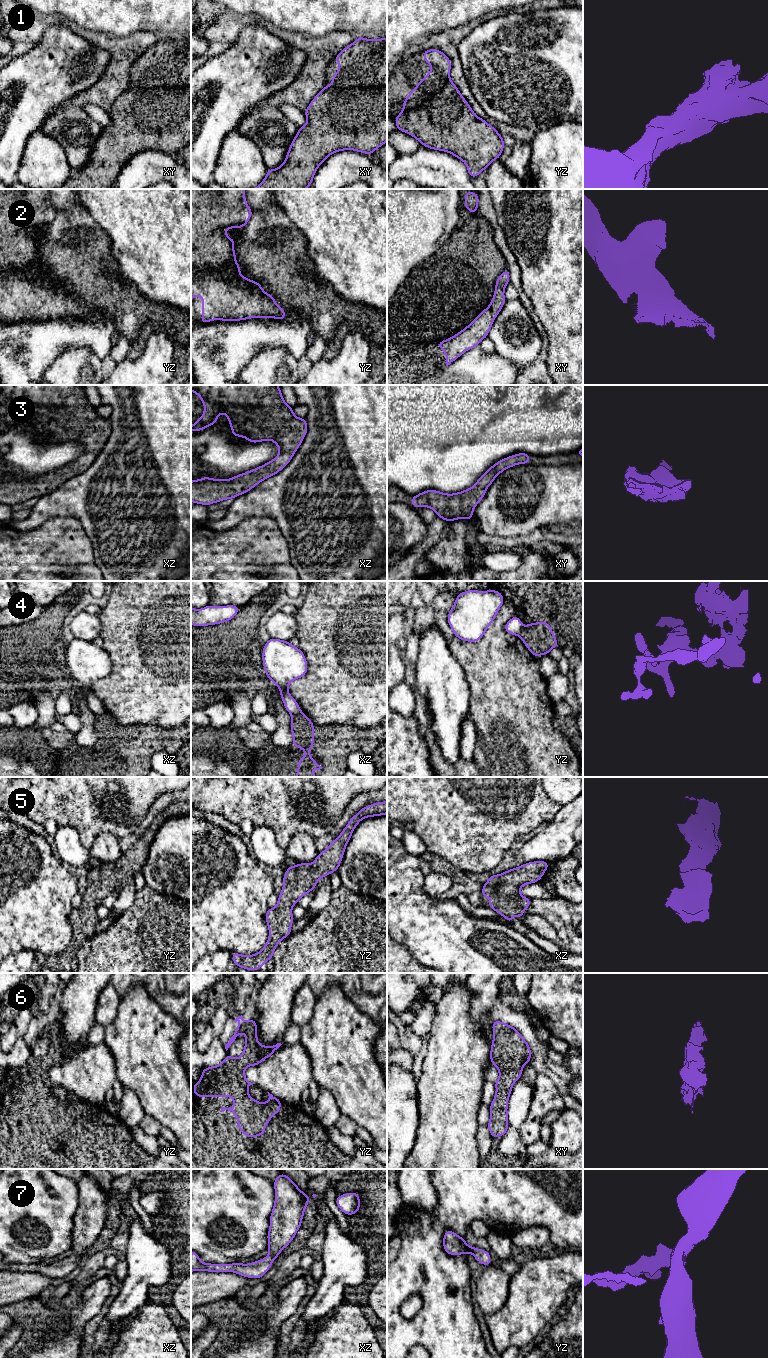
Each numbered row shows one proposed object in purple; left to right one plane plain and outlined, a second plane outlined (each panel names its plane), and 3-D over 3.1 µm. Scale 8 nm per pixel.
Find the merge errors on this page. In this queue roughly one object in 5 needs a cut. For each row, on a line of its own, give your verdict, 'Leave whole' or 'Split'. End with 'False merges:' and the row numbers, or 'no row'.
1: Split
2: Leave whole
3: Leave whole
4: Split
5: Leave whole
6: Leave whole
7: Leave whole
False merges: 1, 4

